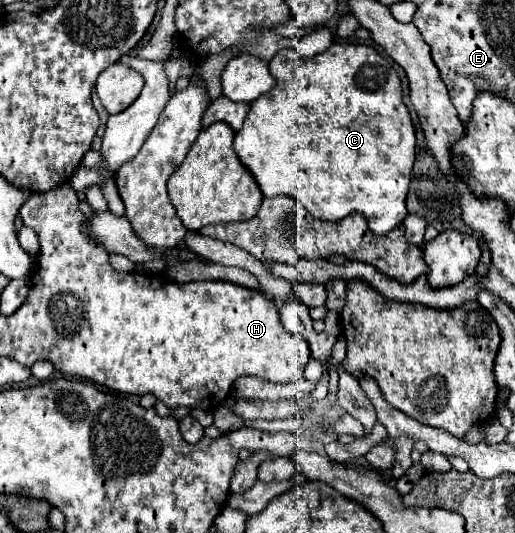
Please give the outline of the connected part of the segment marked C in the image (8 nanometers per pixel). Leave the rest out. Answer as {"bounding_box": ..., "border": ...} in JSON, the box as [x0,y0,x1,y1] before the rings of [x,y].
{"bounding_box":[234,43,416,235],"border":[[[332,43],[324,53],[318,53],[314,57],[310,57],[310,59],[298,57],[296,51],[292,51],[292,49],[276,53],[276,57],[272,57],[272,61],[270,61],[270,73],[276,77],[276,85],[272,87],[272,91],[268,91],[266,95],[258,97],[250,105],[250,113],[248,113],[248,117],[244,121],[244,127],[236,133],[236,139],[234,139],[236,155],[248,167],[248,171],[254,175],[254,179],[260,185],[264,197],[292,195],[306,207],[306,211],[310,215],[314,215],[316,219],[322,219],[322,221],[338,221],[338,219],[344,219],[350,213],[364,213],[368,217],[370,231],[376,233],[376,235],[384,235],[390,229],[394,229],[396,225],[400,225],[404,221],[404,217],[408,215],[408,211],[406,211],[406,195],[408,195],[410,173],[412,173],[414,157],[416,157],[416,129],[414,129],[412,115],[410,115],[408,107],[402,101],[402,85],[400,85],[398,73],[392,67],[392,63],[388,63],[370,45]]]}

